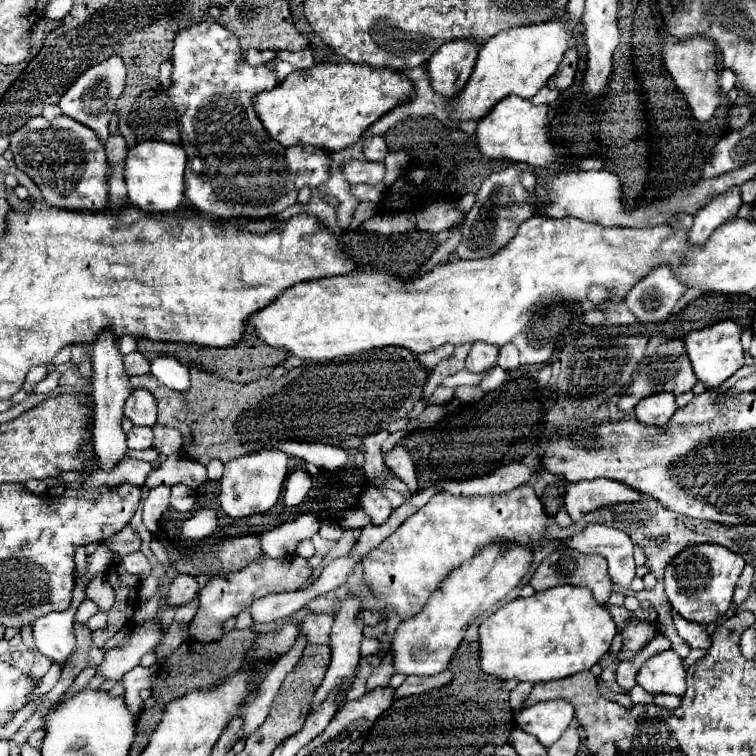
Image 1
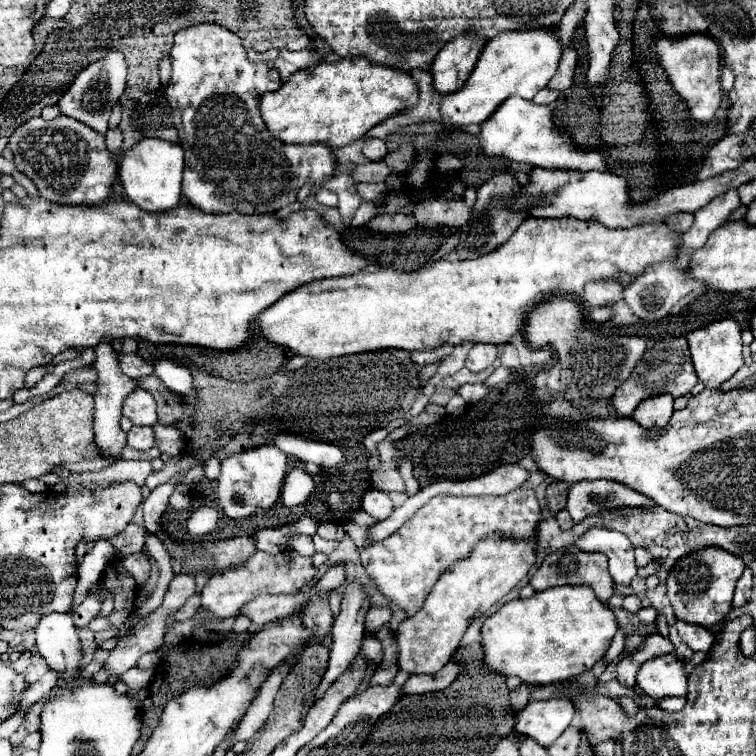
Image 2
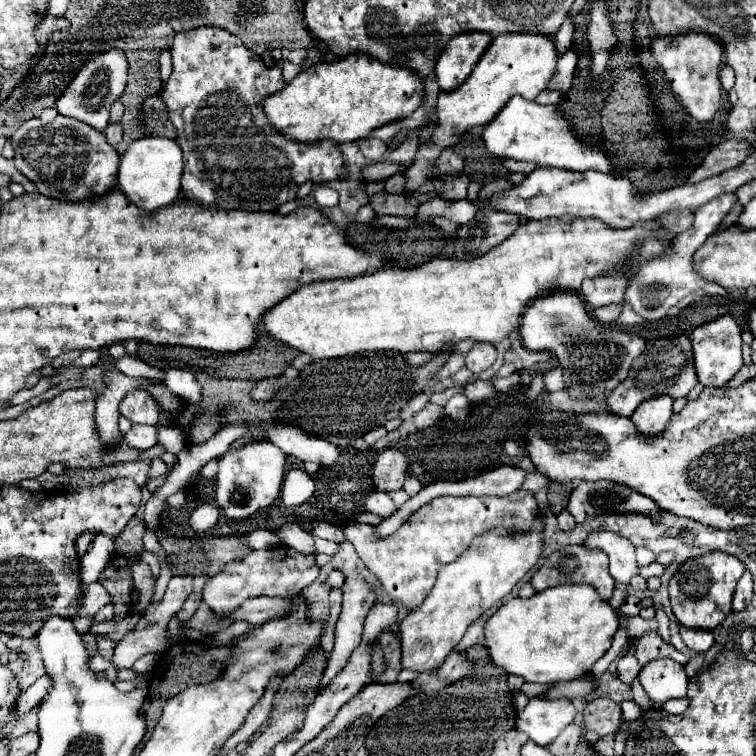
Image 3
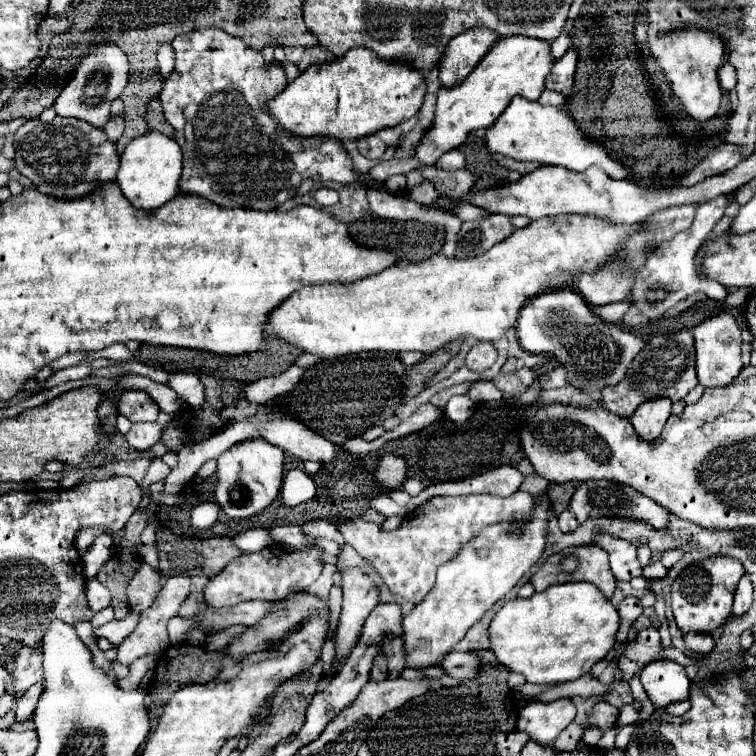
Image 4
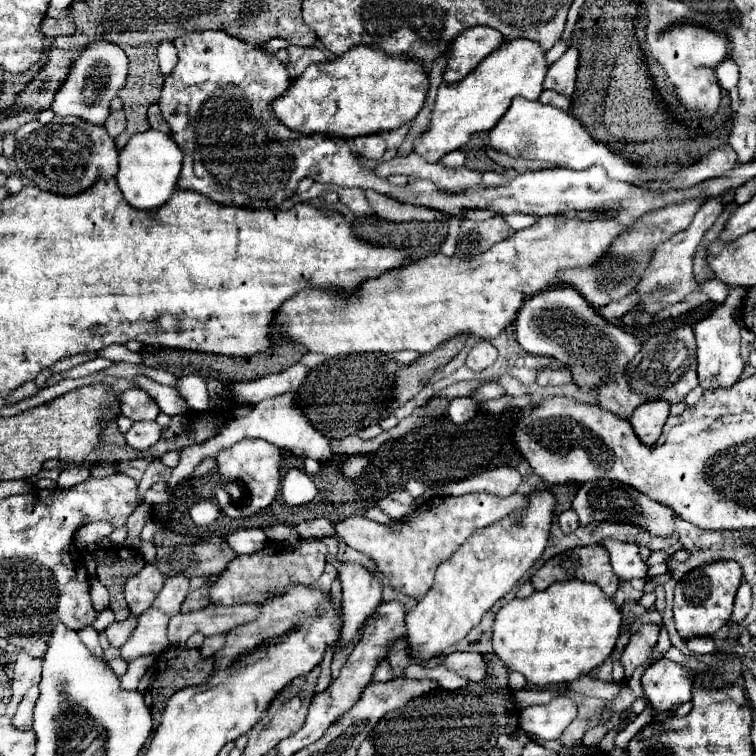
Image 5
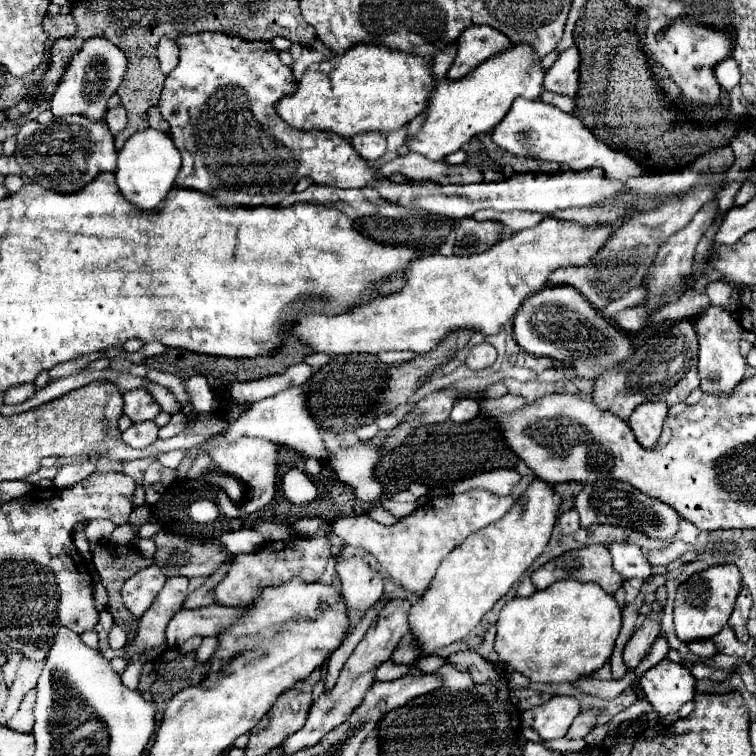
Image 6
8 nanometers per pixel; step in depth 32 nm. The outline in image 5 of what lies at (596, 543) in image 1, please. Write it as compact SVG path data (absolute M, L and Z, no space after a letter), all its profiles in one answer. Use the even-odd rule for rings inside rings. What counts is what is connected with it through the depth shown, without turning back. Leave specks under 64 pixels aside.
M604 540L602 546L610 552L612 568L620 576L620 580L632 580L632 578L646 578L648 576L648 564L642 560L638 544Z

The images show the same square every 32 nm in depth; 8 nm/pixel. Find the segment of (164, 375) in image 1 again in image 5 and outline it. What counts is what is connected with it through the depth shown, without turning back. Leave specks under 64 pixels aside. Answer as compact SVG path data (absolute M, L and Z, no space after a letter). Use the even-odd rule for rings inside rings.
M184 376L178 378L178 392L184 396L186 404L196 412L206 412L210 408L210 394L206 388L206 380L202 376Z

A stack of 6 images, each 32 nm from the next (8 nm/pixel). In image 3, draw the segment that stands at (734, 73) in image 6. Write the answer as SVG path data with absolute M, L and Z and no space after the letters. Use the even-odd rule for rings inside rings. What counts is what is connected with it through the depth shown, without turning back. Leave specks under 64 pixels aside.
M724 65L720 69L719 78L723 90L729 91L734 86L734 70L729 65Z

